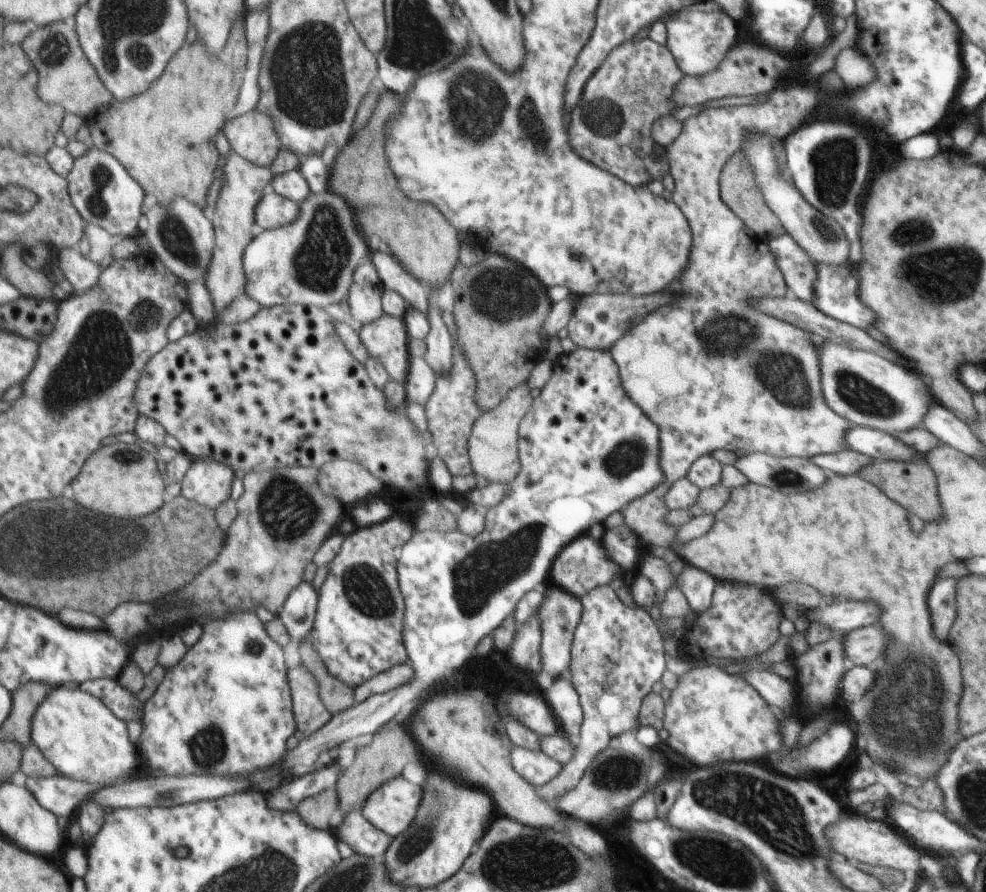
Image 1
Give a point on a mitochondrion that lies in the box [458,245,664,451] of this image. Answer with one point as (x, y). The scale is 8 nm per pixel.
(498, 292)

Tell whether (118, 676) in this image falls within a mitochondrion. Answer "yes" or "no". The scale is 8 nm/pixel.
no

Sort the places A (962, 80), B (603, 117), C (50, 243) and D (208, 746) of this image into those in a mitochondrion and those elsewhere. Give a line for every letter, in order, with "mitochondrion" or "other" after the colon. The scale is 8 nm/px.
A: other
B: mitochondrion
C: other
D: mitochondrion

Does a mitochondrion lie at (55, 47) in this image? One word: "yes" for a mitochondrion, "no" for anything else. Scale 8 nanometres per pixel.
yes

